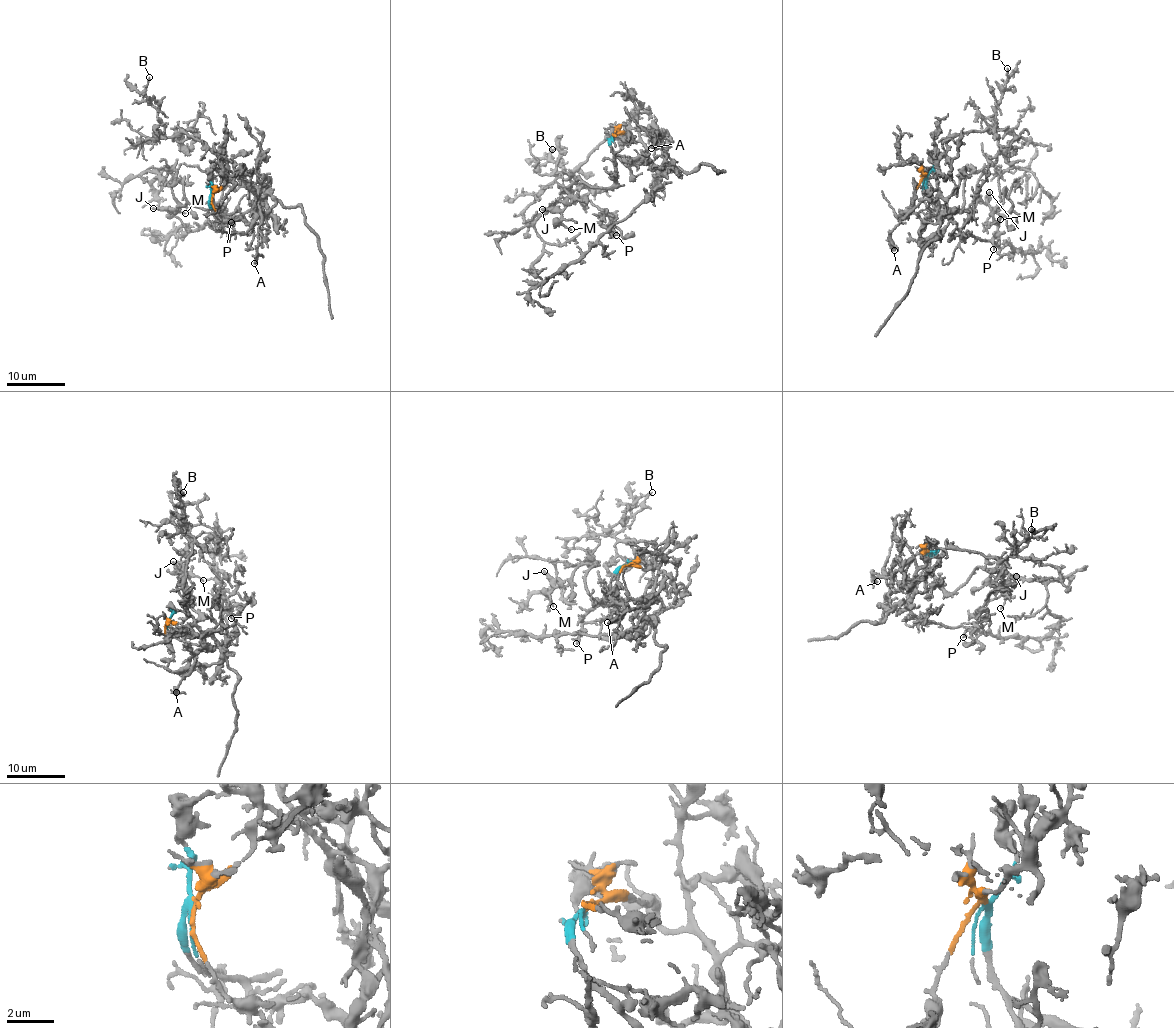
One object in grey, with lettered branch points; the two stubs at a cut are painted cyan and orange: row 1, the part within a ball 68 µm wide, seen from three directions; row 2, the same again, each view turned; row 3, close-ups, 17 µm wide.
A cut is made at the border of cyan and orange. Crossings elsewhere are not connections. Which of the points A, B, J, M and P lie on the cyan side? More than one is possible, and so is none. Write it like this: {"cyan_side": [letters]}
{"cyan_side": ["J", "M"]}

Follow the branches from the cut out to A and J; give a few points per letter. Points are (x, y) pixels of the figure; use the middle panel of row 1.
A: (613, 135), (621, 133), (648, 146), (653, 145), (663, 135), (657, 133), (652, 148)
J: (613, 136), (616, 180), (609, 188), (589, 185), (578, 177), (566, 189), (569, 197), (562, 209), (542, 209)

